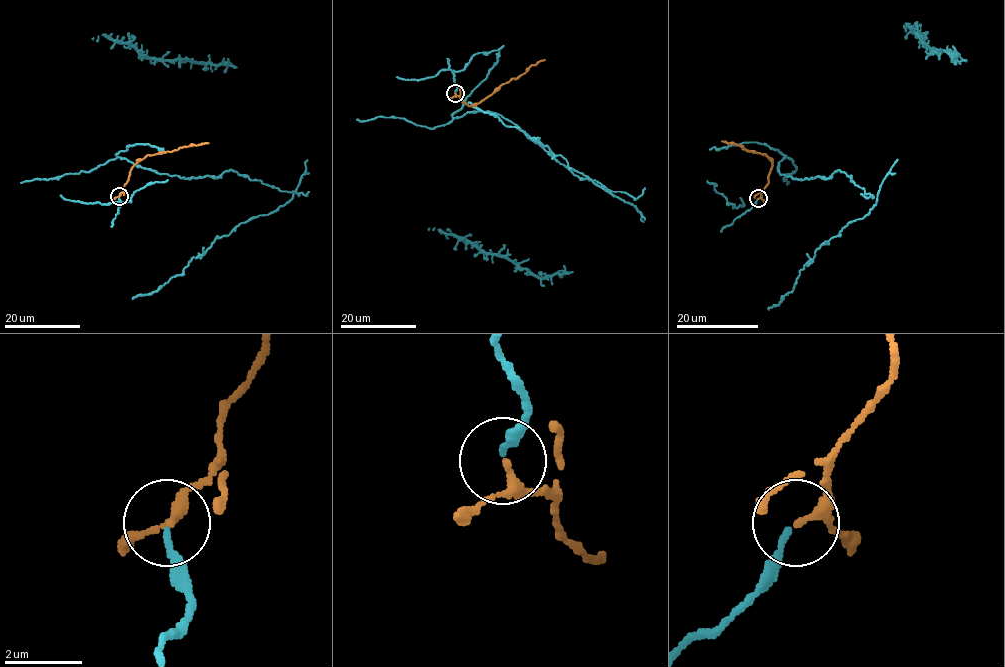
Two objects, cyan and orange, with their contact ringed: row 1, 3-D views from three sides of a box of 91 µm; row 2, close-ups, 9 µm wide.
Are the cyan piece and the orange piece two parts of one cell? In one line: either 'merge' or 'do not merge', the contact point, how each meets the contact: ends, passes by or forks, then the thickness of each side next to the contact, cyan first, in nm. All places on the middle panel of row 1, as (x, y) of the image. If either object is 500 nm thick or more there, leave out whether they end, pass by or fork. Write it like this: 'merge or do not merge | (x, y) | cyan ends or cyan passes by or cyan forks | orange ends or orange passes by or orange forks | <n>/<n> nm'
merge | (455, 93) | cyan ends | orange passes by | 160/170 nm

